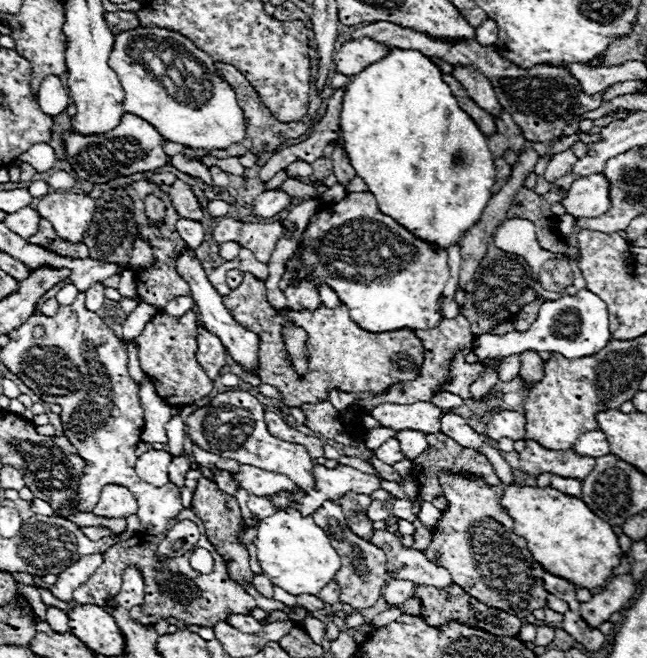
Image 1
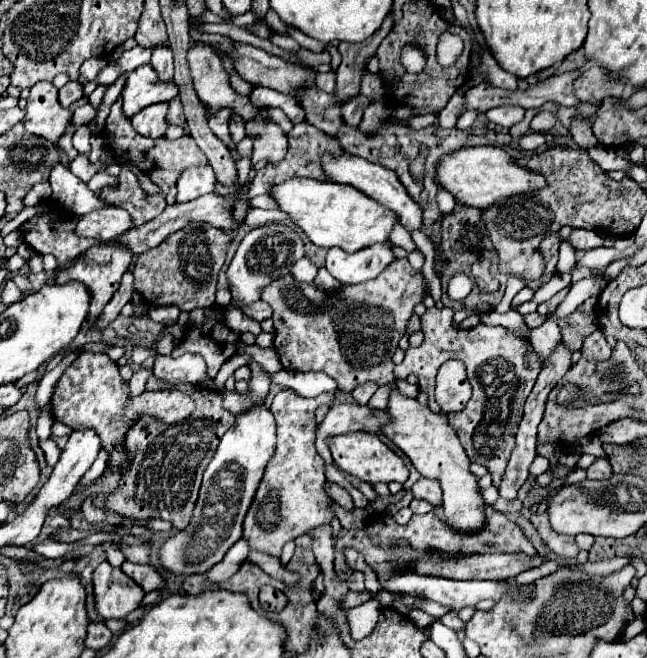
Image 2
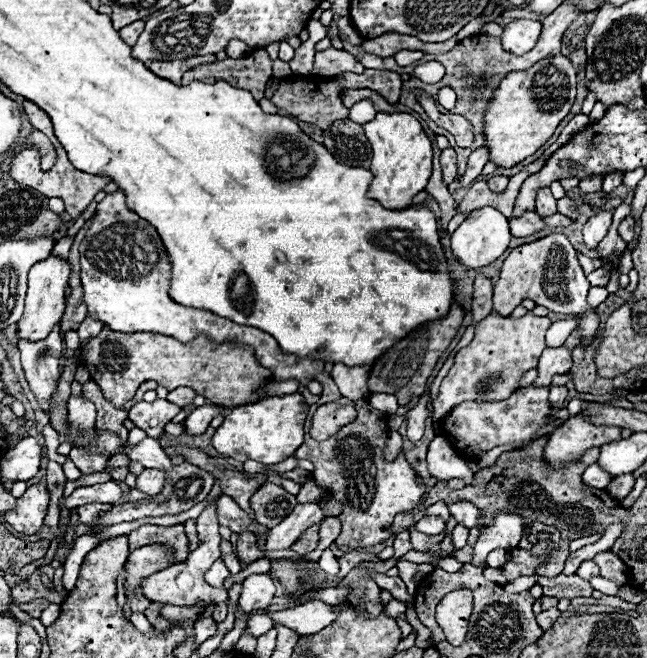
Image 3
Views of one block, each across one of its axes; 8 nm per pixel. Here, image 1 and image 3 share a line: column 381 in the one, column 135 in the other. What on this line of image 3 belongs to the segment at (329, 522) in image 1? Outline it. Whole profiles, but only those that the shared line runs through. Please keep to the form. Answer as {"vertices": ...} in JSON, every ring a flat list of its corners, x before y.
{"vertices":[[160,542,132,550,130,556,128,556,128,562,126,562,124,588,128,592,136,594,136,590,142,586,142,582,150,574,154,574,158,570,164,570,164,568,172,566,174,562,176,562,176,558,172,556,172,552]]}

